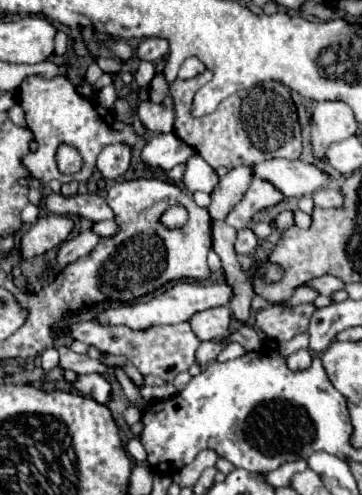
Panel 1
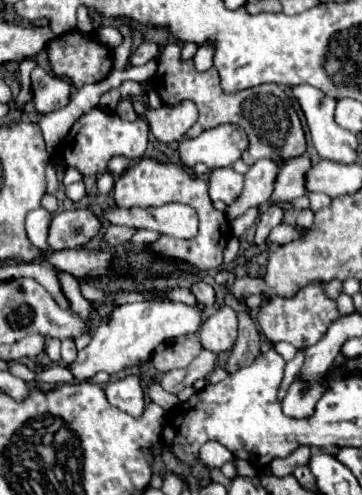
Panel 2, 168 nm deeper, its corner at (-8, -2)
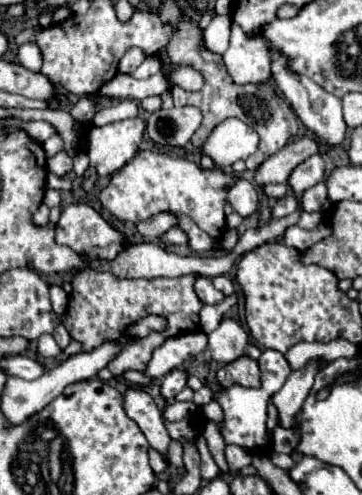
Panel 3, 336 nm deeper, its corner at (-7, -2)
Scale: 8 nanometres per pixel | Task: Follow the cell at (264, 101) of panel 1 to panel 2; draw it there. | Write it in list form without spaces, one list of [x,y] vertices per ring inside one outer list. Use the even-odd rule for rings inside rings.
[[[168,44],[162,48],[158,58],[156,78],[152,78],[152,86],[160,94],[164,104],[174,106],[182,100],[192,100],[198,106],[198,112],[200,112],[198,122],[186,132],[186,138],[196,138],[200,132],[216,128],[220,124],[236,124],[246,132],[250,142],[250,146],[242,154],[242,160],[248,166],[260,158],[286,162],[306,152],[306,136],[304,136],[300,118],[292,106],[292,98],[288,96],[286,90],[282,90],[278,84],[260,84],[236,94],[224,94],[220,90],[218,72],[212,68],[200,74],[194,70],[192,60],[178,62],[180,50],[182,50],[180,44]]]

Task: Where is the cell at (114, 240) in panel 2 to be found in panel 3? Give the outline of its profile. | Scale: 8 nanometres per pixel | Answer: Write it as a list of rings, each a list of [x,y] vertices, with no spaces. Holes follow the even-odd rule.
[[[161,212],[145,222],[139,222],[137,232],[141,236],[147,236],[147,238],[157,238],[175,226],[177,226],[177,216],[173,212]]]

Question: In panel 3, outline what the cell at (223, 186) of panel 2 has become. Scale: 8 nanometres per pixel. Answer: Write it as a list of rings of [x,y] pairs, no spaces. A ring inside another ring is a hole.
[[[237,178],[237,182],[231,186],[227,200],[229,200],[229,204],[233,206],[233,210],[235,210],[239,216],[243,216],[243,218],[251,216],[251,214],[259,208],[257,188],[255,188],[251,182],[243,180],[243,178]]]

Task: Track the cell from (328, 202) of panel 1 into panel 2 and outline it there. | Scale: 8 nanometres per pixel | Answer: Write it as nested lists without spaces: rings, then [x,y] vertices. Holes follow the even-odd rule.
[[[316,192],[316,194],[308,194],[308,198],[310,198],[310,208],[312,208],[314,212],[316,212],[316,210],[322,210],[322,208],[326,208],[326,206],[332,204],[332,198],[330,198],[328,194]]]

